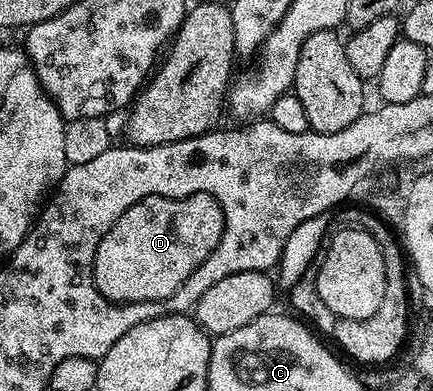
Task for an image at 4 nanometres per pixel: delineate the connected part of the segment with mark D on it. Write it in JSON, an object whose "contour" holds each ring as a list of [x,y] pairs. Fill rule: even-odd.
{"contour":[[[205,192],[184,197],[152,195],[140,199],[112,224],[98,244],[92,267],[95,286],[113,304],[158,302],[170,298],[170,294],[174,294],[174,290],[213,252],[224,230],[225,216],[221,204]]]}

